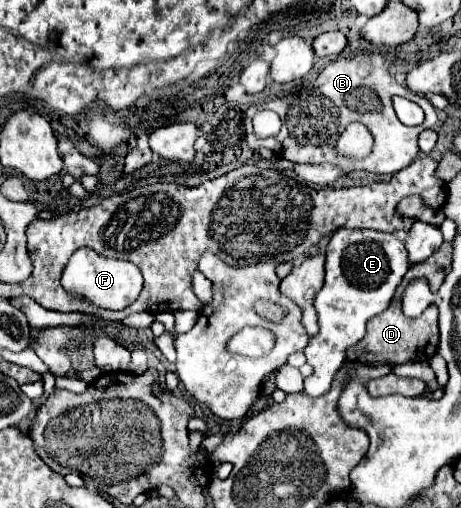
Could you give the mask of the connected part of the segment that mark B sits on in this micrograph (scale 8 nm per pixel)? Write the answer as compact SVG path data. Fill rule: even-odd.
M358 53L350 59L336 59L326 65L326 69L312 81L310 85L302 87L298 93L294 93L294 103L288 109L280 111L282 129L274 137L256 139L252 131L252 117L256 115L258 107L248 107L246 111L246 139L250 147L266 147L274 151L276 155L282 155L288 161L294 163L306 163L306 165L318 165L318 163L334 163L342 167L344 171L352 171L344 167L344 159L334 151L336 137L342 135L344 127L352 121L360 121L366 125L366 129L374 137L372 153L366 159L350 159L356 161L356 171L370 171L370 173L398 173L400 169L408 167L416 155L418 155L418 135L424 129L432 129L436 125L436 111L432 103L426 97L420 97L418 93L410 91L402 85L392 85L392 75L388 73L388 63L378 53ZM400 95L416 105L420 105L426 113L424 123L416 127L404 125L392 107L392 97Z

